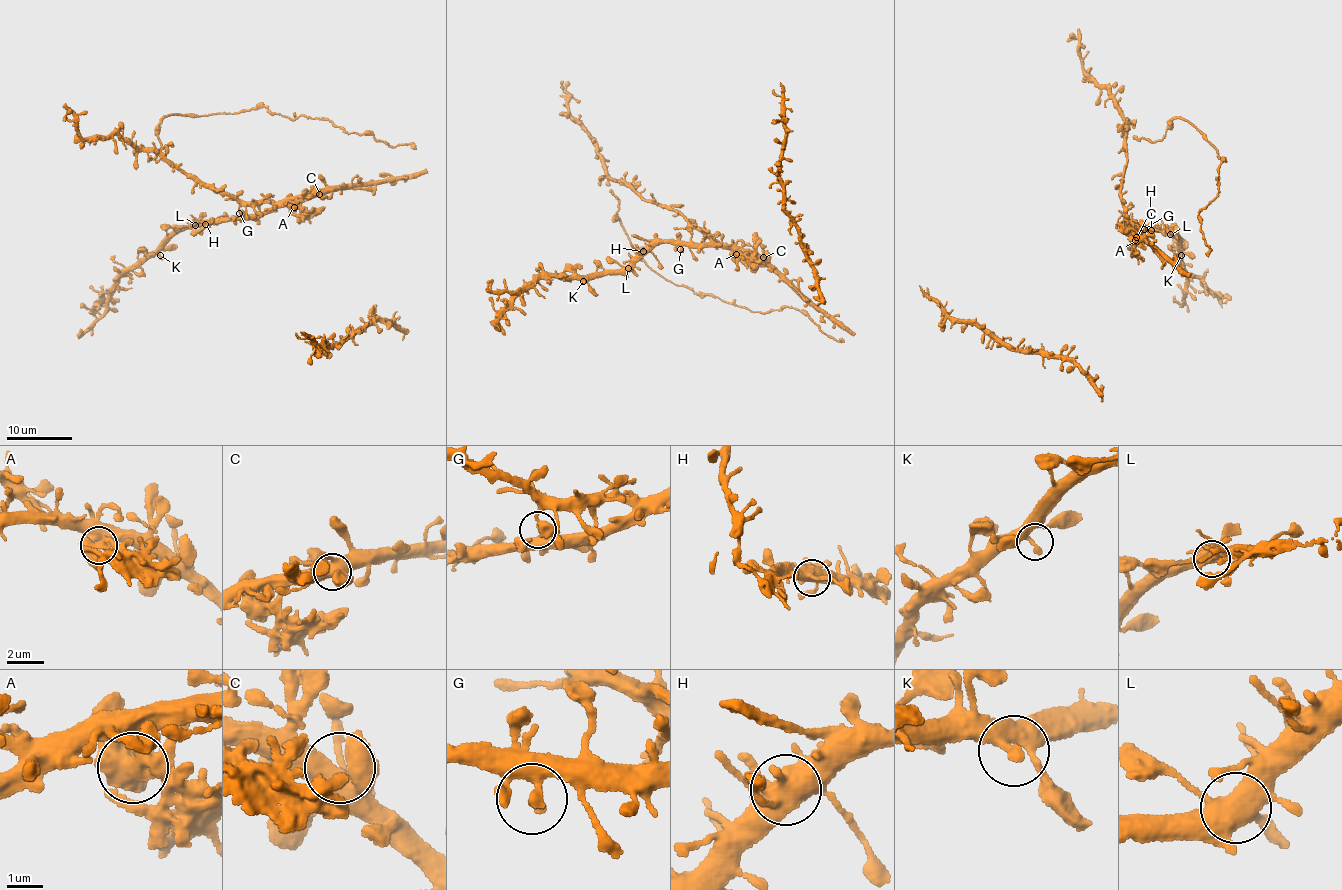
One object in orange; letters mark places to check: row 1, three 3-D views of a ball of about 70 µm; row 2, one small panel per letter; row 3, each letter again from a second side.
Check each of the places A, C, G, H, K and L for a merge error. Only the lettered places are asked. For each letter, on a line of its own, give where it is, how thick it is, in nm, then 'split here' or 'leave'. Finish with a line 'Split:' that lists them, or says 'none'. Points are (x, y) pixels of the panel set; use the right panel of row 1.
A: place (1135, 240); calibre 500 nm; split here
C: place (1136, 237); calibre 440 nm; leave
G: place (1144, 229); calibre 200 nm; leave
H: place (1151, 230); calibre 500 nm; leave
K: place (1181, 255); calibre 320 nm; leave
L: place (1170, 234); calibre 480 nm; leave
Split: A

